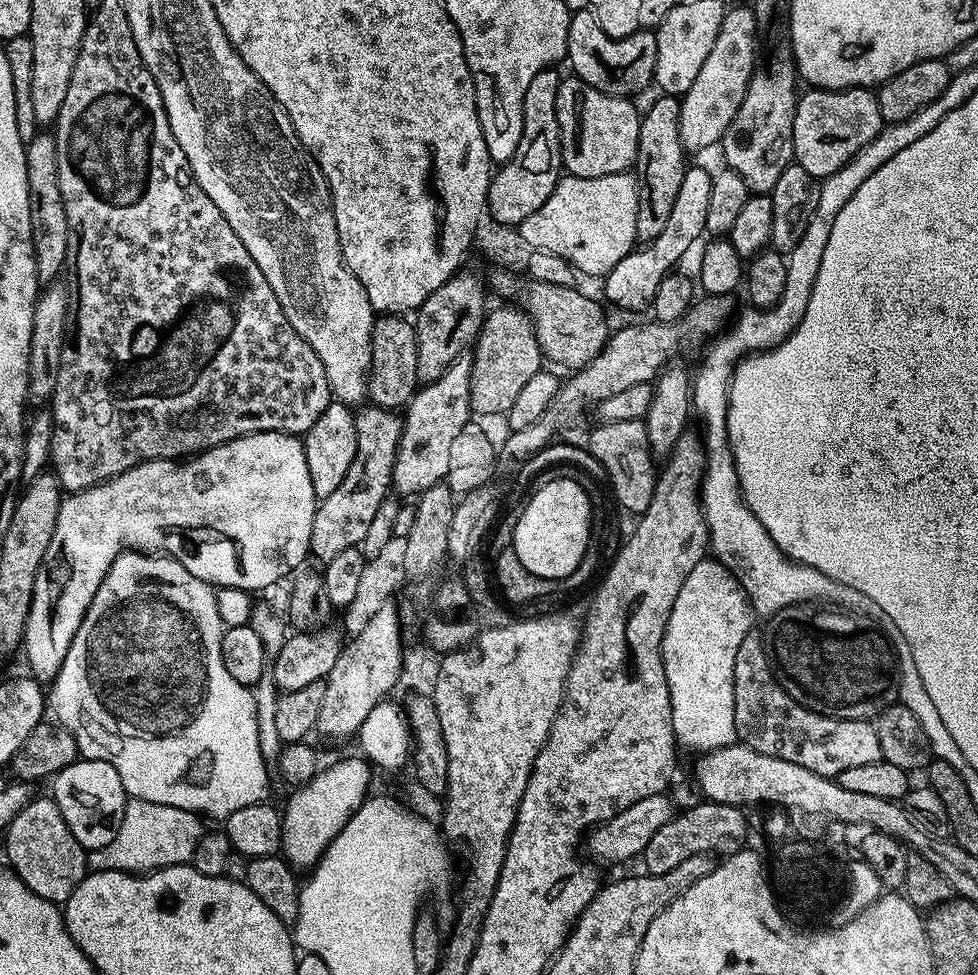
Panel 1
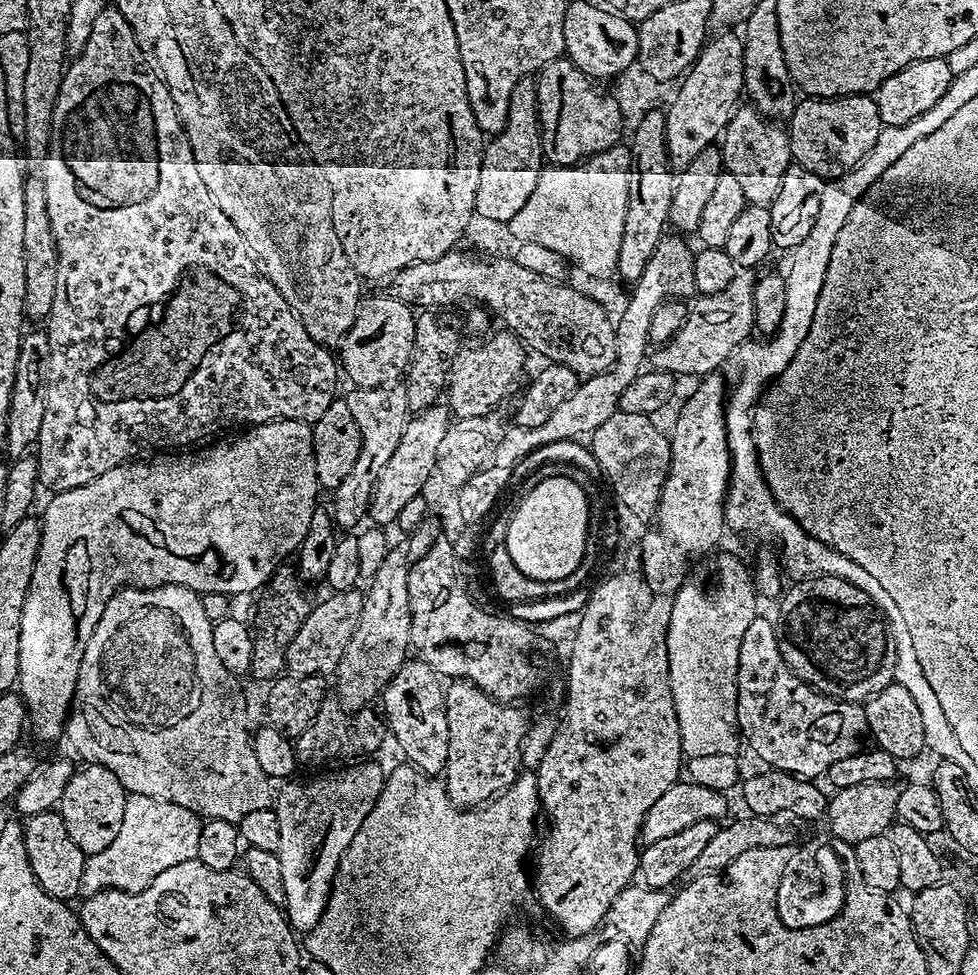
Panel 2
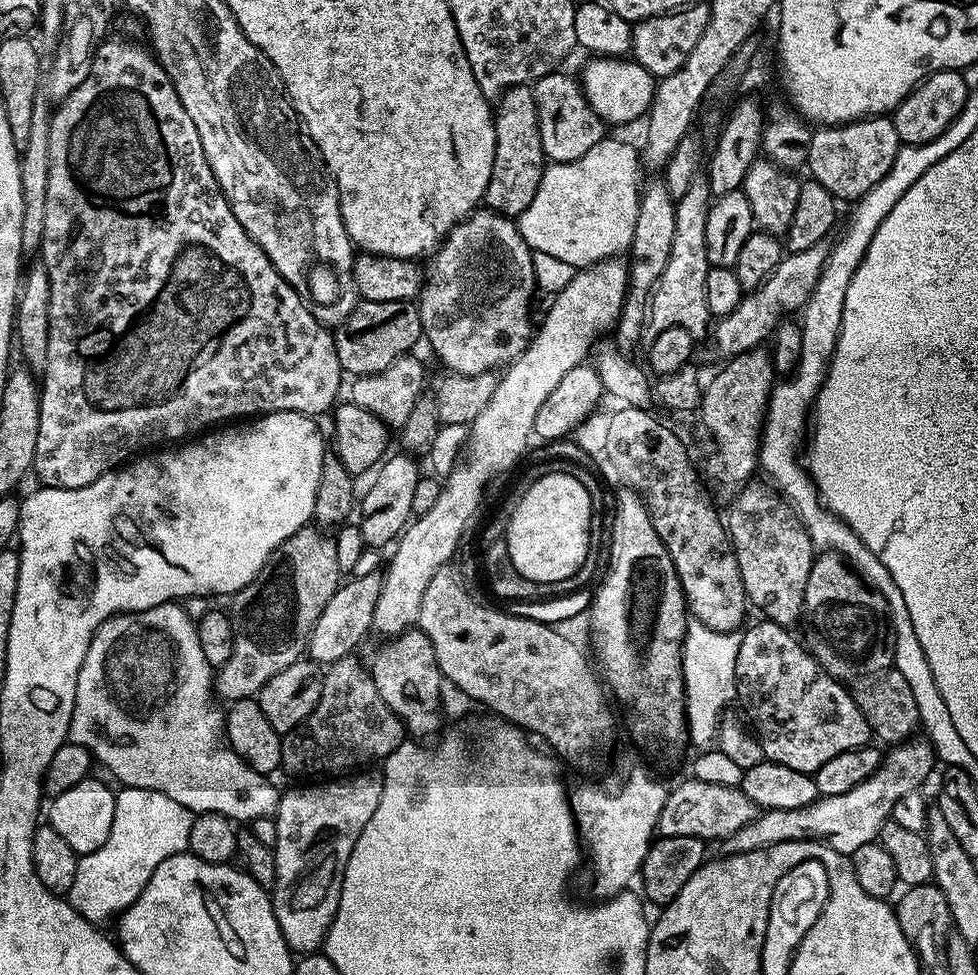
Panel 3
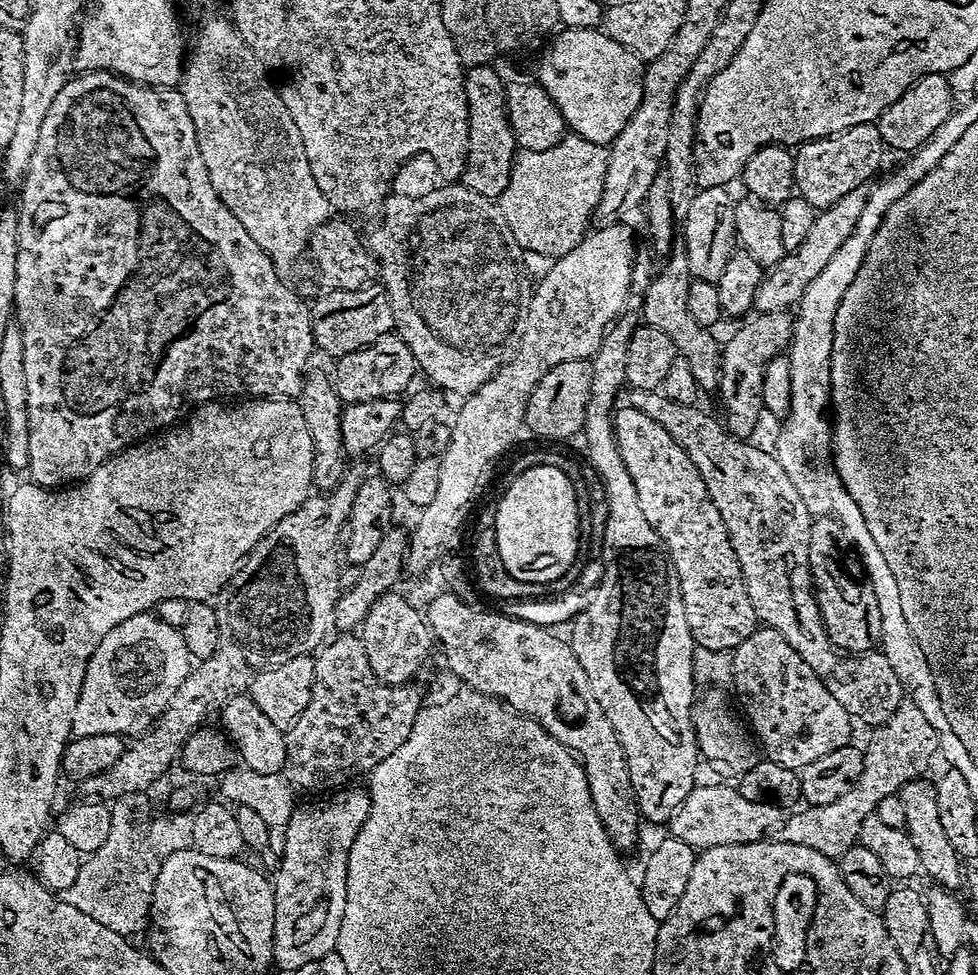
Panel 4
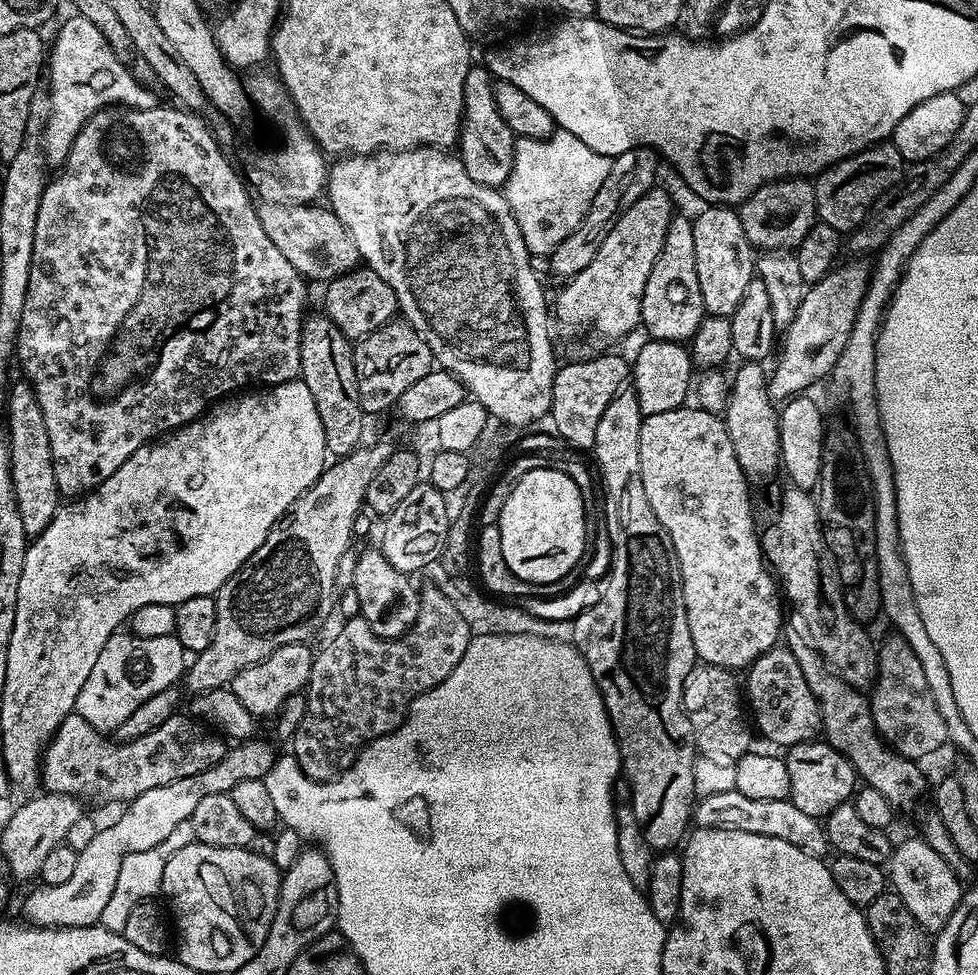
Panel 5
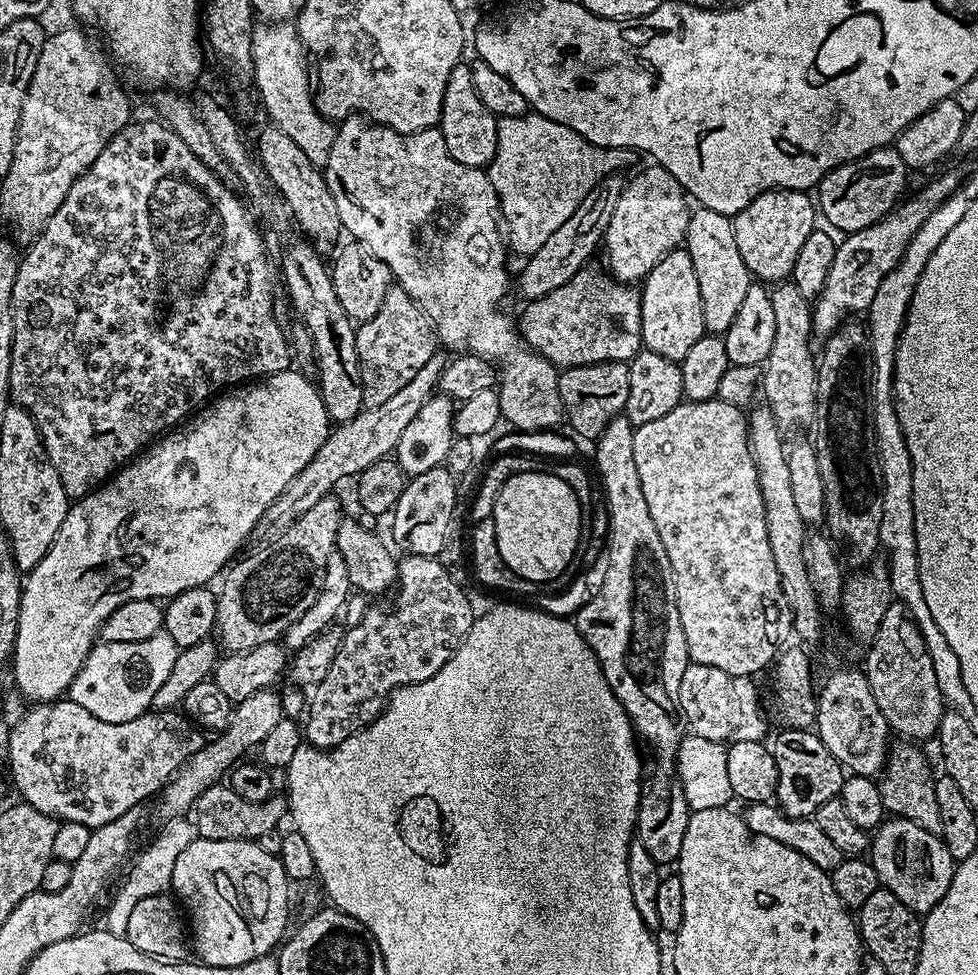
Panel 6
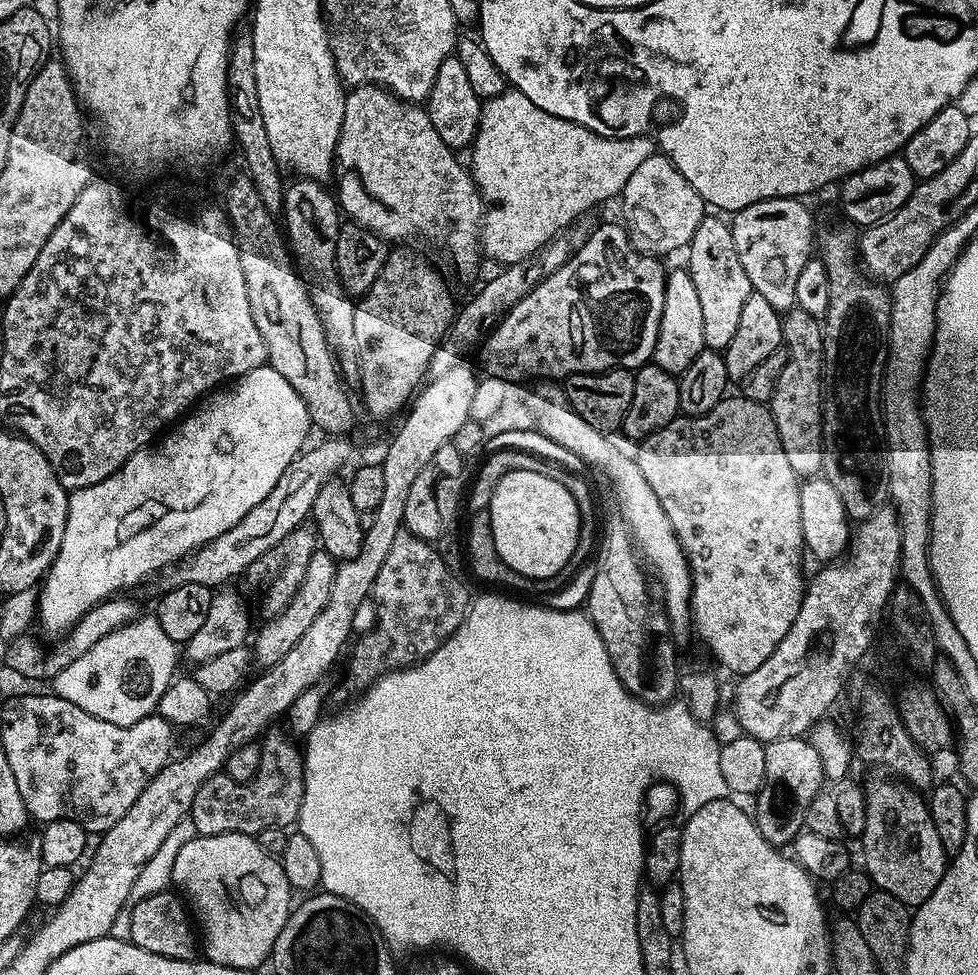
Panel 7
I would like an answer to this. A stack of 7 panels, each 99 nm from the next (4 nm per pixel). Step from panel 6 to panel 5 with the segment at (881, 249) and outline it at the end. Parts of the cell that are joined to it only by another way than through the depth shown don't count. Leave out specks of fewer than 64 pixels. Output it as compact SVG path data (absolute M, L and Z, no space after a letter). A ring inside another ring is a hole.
M864 258L841 263L805 291L794 320L782 332L782 343L775 357L776 369L770 372L768 390L776 402L784 402L809 391L820 379L831 377L832 368L847 344L859 307L867 294L870 264ZM844 264L844 265L843 265ZM784 344L784 345L783 345ZM780 352L780 357L779 356Z

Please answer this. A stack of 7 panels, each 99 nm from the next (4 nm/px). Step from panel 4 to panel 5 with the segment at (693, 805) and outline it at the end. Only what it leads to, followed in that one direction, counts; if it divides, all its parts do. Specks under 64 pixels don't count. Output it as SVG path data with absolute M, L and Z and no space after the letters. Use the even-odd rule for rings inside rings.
M738 791L727 792L726 794L710 794L701 796L694 805L694 824L696 828L725 828L726 830L746 830L750 834L766 834L770 838L782 838L782 842L790 842L790 846L798 846L811 856L827 857L830 852L828 835L824 832L824 825L817 817L805 814L794 806L794 802L789 799L753 799L746 798L745 794Z

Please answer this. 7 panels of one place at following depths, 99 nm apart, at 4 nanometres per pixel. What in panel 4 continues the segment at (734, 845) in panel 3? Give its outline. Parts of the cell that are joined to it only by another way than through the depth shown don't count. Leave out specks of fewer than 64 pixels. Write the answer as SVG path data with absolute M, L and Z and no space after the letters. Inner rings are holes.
M913 702L900 704L884 724L873 727L871 731L868 745L862 748L864 765L858 782L854 782L854 786L850 786L850 790L846 790L840 798L834 798L834 802L808 804L789 820L787 817L782 824L783 839L806 844L833 858L839 857L851 844L857 843L862 822L875 813L878 802L887 796L897 795L904 785L923 777L928 763L940 752L939 733Z

